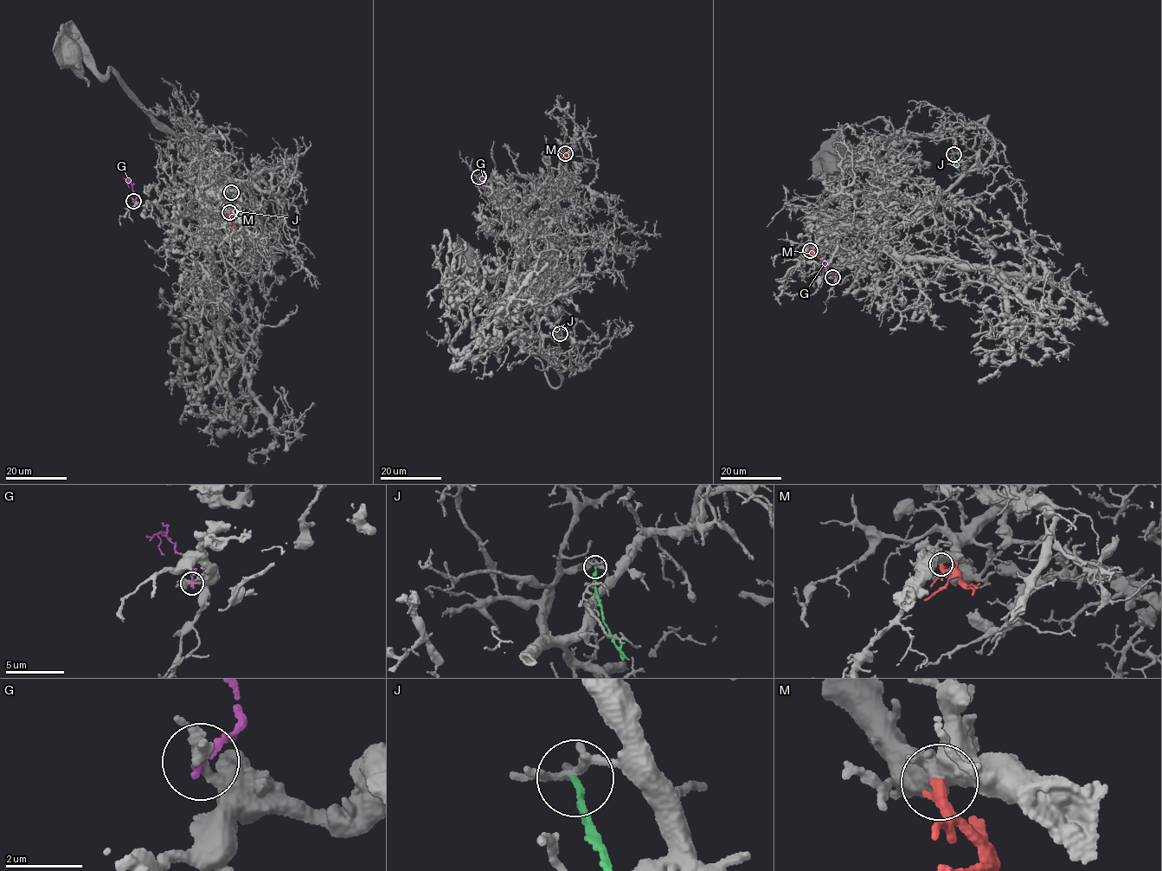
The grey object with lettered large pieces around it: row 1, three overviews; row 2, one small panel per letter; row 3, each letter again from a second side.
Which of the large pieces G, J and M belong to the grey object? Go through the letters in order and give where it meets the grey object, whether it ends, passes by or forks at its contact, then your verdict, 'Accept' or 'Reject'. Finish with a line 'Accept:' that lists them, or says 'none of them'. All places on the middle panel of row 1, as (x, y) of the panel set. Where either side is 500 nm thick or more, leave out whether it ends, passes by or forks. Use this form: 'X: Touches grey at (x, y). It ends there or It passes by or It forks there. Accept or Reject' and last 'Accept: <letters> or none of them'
G: Touches grey at (478, 177). It ends there. Reject
J: Touches grey at (560, 333). It ends there. Reject
M: Touches grey at (565, 153). It ends there. Accept
Accept: M

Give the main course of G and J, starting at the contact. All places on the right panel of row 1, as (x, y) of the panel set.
G: (832, 278), (832, 271), (824, 264), (824, 270)
J: (953, 154), (959, 170)

